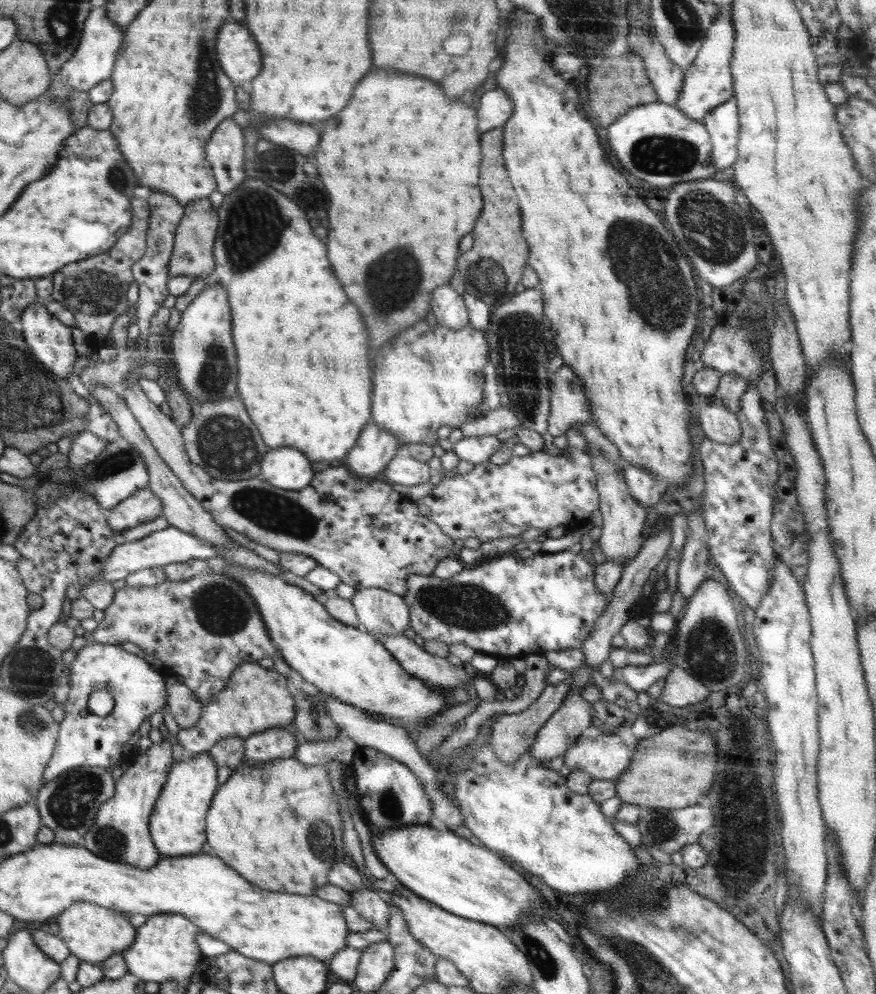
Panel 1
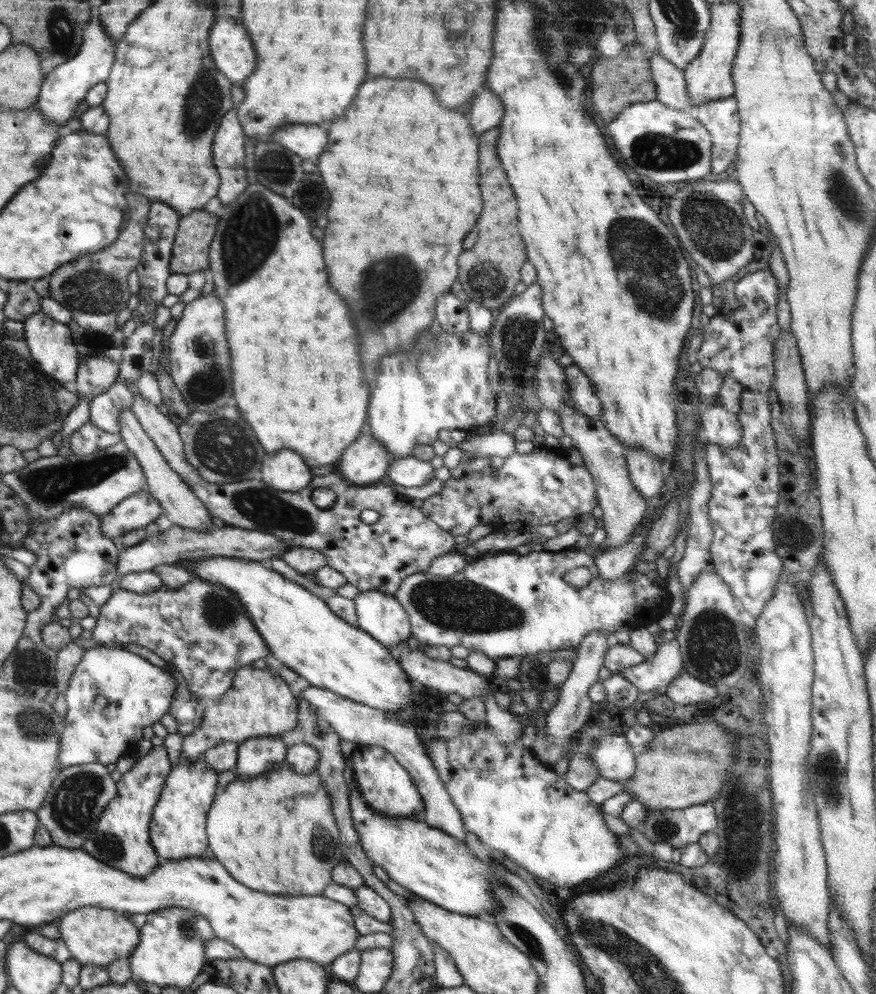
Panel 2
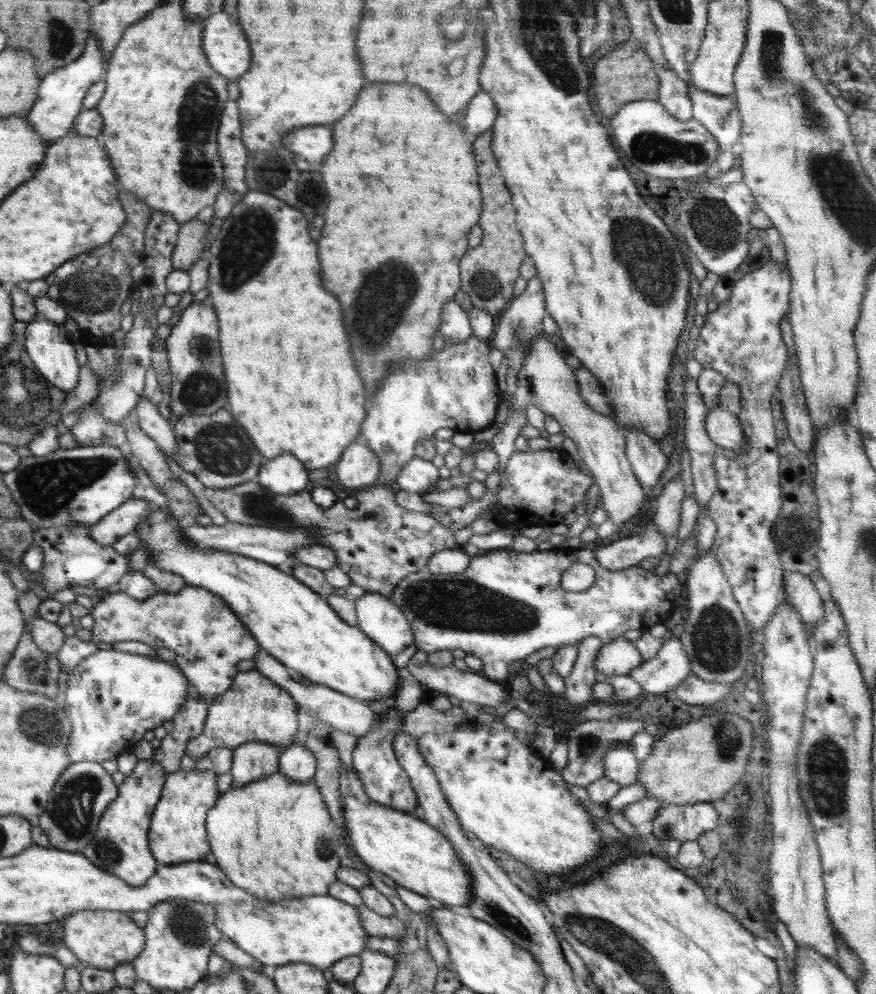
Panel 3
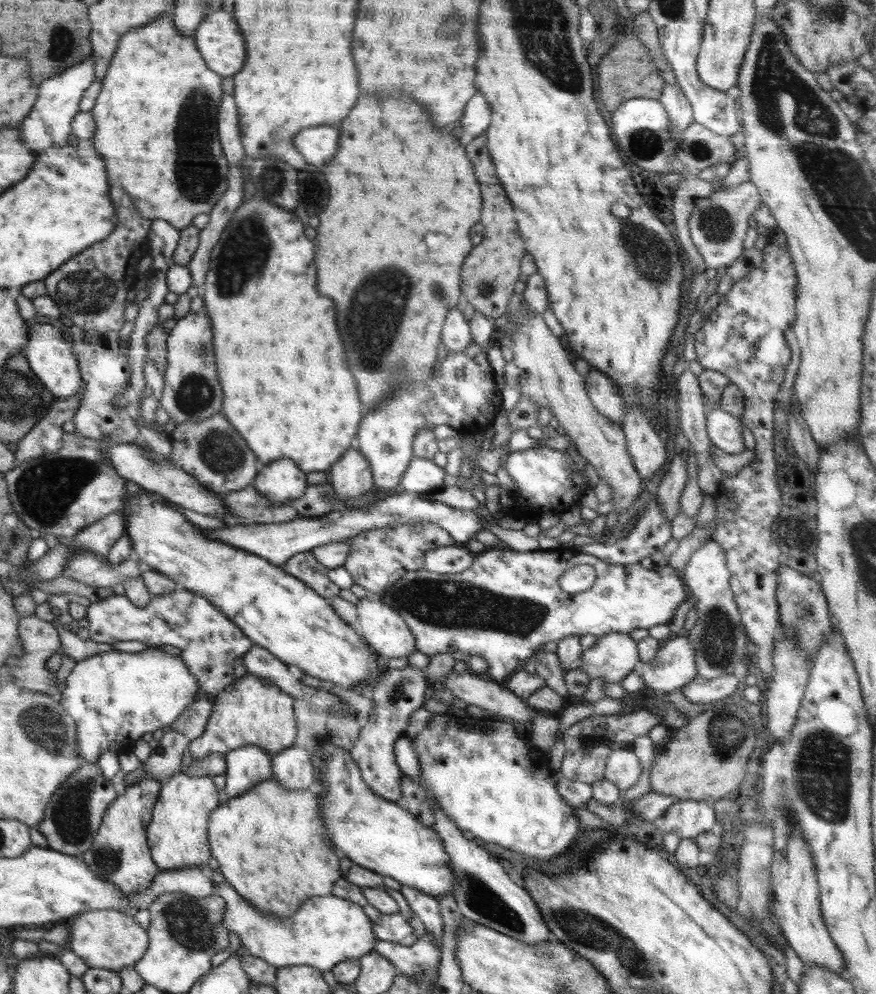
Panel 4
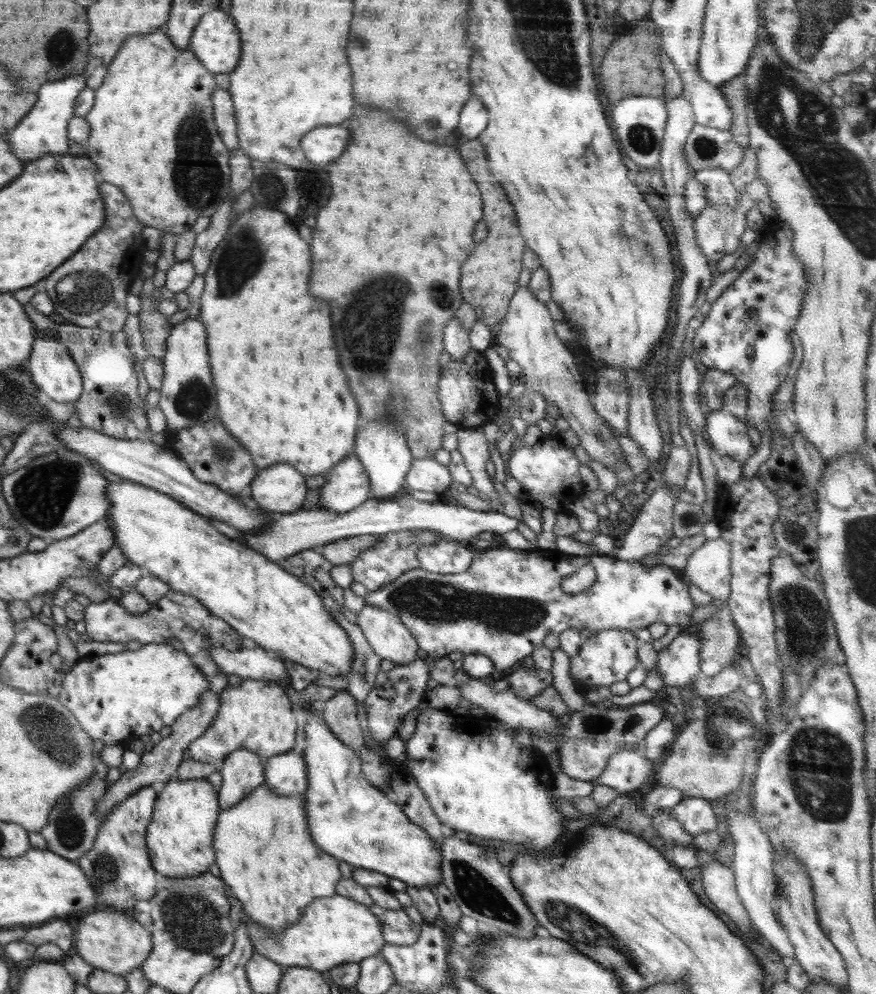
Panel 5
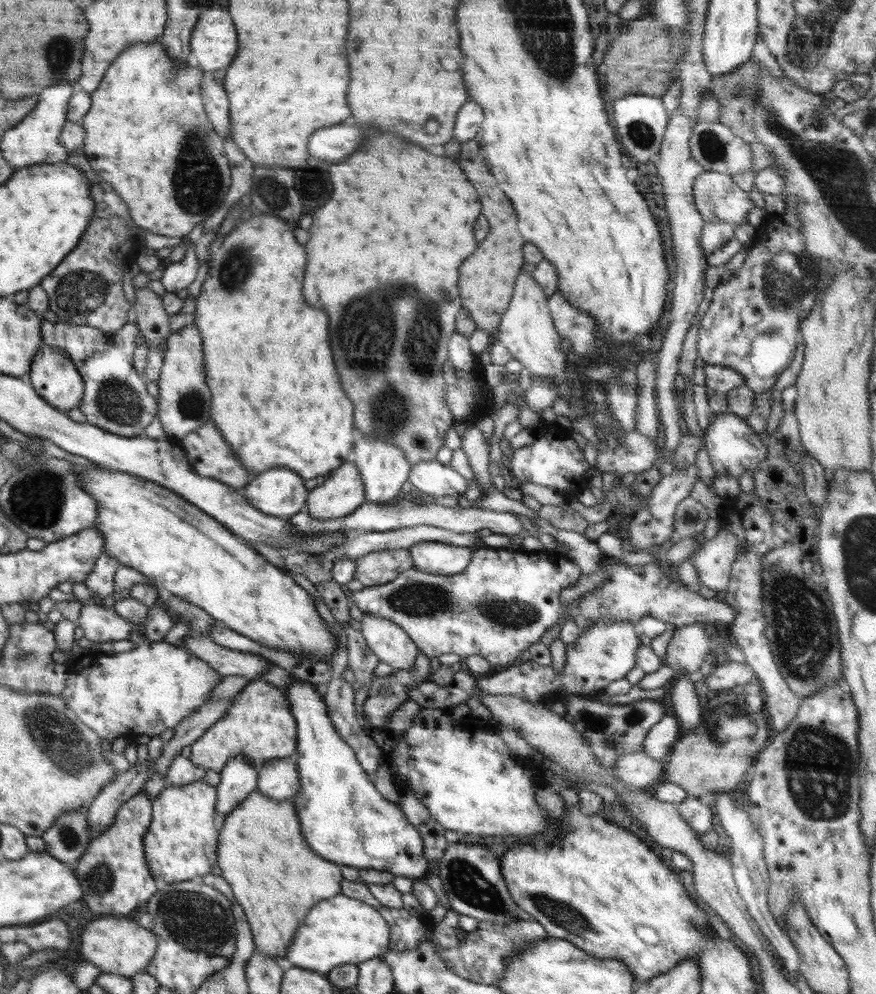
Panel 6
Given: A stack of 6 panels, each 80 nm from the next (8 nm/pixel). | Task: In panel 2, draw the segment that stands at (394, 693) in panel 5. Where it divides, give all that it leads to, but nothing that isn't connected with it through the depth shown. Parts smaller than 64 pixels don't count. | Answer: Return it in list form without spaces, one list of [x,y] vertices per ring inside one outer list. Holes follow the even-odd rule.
[[[358,744],[350,757],[353,762],[353,780],[368,806],[385,817],[417,819],[416,814],[425,809],[424,801],[414,786],[413,778],[390,751],[378,745]]]

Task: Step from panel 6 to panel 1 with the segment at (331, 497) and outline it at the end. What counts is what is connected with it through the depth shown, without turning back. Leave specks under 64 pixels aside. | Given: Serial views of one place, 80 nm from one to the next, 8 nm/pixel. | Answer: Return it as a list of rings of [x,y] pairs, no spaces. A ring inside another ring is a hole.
[[[370,422],[362,429],[354,448],[341,463],[350,468],[350,473],[356,477],[374,480],[402,447],[396,435]]]

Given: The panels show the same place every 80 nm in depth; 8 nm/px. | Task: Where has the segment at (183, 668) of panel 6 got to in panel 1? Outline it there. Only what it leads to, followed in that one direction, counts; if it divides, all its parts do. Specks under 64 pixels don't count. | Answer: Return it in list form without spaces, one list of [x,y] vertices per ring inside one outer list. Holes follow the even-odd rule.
[[[90,641],[77,652],[71,664],[69,693],[63,704],[64,720],[59,724],[53,758],[45,768],[46,782],[75,766],[119,766],[123,760],[122,742],[124,748],[132,751],[134,744],[138,744],[140,722],[166,706],[166,684],[164,678],[140,656],[126,652],[120,645]],[[98,691],[108,691],[114,699],[114,708],[108,716],[92,714],[87,705],[90,694]]]

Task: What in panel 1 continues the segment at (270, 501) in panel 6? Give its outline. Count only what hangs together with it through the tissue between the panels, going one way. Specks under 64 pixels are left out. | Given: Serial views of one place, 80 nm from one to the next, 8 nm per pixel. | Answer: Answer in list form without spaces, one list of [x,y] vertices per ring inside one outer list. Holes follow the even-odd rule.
[[[280,448],[270,450],[261,463],[262,479],[274,487],[300,490],[314,478],[312,463],[300,450]]]

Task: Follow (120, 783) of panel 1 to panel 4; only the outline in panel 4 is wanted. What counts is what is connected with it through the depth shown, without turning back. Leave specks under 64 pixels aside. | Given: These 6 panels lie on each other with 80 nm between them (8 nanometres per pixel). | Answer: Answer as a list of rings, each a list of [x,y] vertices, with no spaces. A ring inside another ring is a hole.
[[[149,776],[136,784],[126,785],[124,793],[106,809],[92,846],[81,856],[98,878],[113,882],[126,896],[149,890],[158,874],[159,866],[153,861],[148,846],[147,826],[160,794],[161,782]]]

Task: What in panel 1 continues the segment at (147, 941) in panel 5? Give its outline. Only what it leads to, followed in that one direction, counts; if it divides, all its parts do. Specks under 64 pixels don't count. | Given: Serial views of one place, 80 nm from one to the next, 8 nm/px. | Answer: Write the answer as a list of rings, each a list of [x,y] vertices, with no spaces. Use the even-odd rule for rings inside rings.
[[[75,902],[54,919],[58,936],[64,940],[69,952],[81,962],[100,964],[114,954],[123,954],[136,941],[136,928],[128,924],[118,911],[98,906],[93,902]]]

